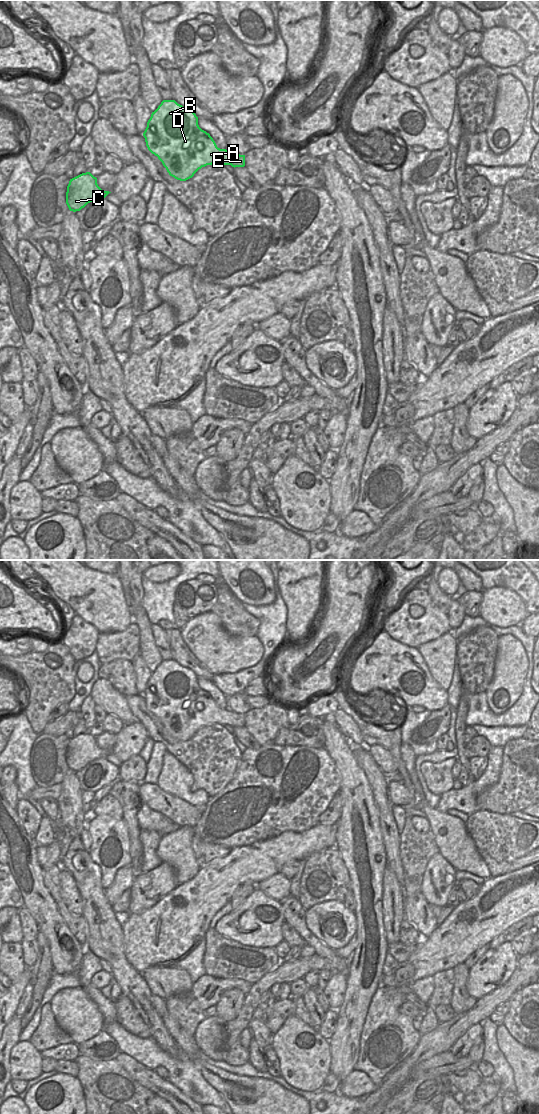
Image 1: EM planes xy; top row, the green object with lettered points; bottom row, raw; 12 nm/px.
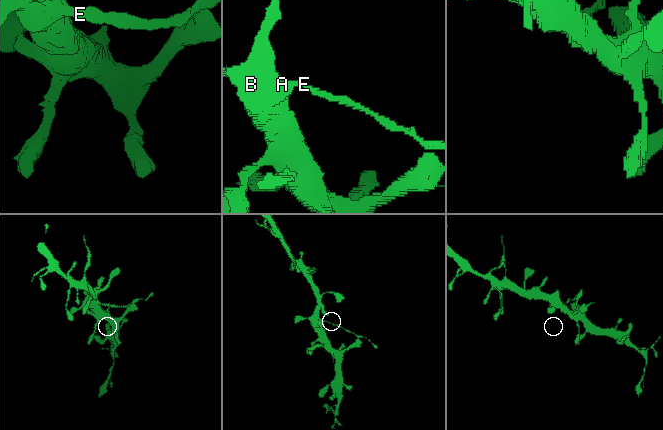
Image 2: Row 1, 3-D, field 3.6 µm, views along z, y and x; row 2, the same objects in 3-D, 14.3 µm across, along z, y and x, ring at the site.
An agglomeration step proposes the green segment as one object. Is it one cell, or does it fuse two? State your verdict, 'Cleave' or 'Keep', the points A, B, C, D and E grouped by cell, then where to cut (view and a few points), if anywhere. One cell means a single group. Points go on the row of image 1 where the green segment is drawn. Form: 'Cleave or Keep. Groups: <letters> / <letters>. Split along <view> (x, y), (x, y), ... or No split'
Cleave. Groups: A B C D / E. Split along xy (233, 152), (234, 162), (231, 165).

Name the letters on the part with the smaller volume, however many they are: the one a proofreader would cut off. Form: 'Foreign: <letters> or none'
Foreign: E

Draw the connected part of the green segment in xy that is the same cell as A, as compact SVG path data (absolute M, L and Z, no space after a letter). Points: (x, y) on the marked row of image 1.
M163 100L152 112L143 133L148 150L158 157L170 176L186 181L207 165L231 165L235 162L233 152L217 147L209 133L198 125L196 114L175 100Z

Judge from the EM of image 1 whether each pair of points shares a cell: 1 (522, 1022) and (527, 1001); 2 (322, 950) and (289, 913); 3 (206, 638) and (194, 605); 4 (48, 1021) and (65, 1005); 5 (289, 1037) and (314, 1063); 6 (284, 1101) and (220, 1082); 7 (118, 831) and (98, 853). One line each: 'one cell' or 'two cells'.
1: one cell
2: one cell
3: two cells
4: two cells
5: one cell
6: one cell
7: one cell

